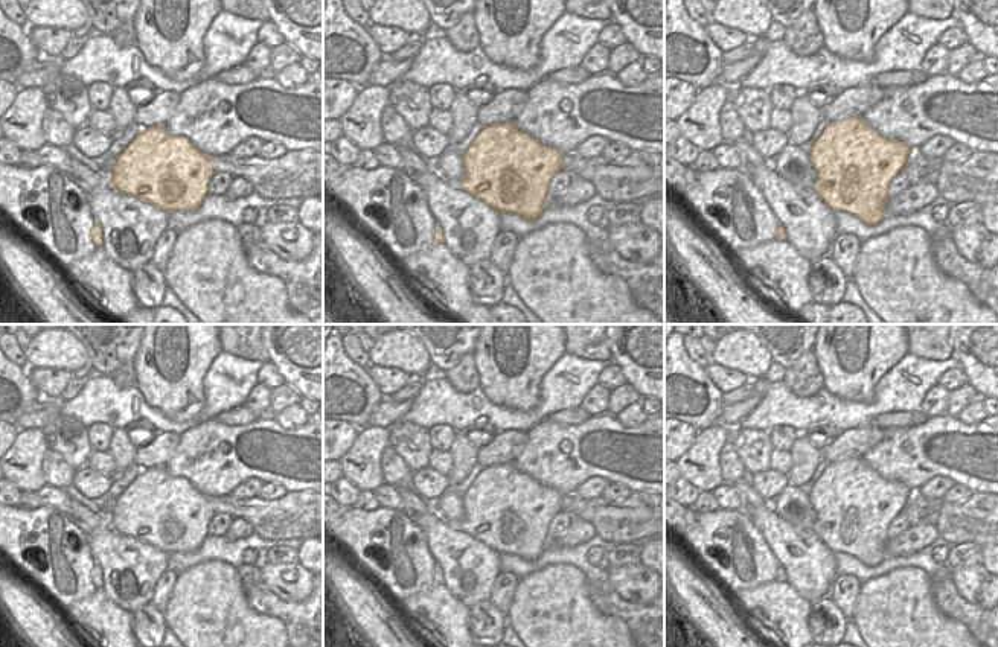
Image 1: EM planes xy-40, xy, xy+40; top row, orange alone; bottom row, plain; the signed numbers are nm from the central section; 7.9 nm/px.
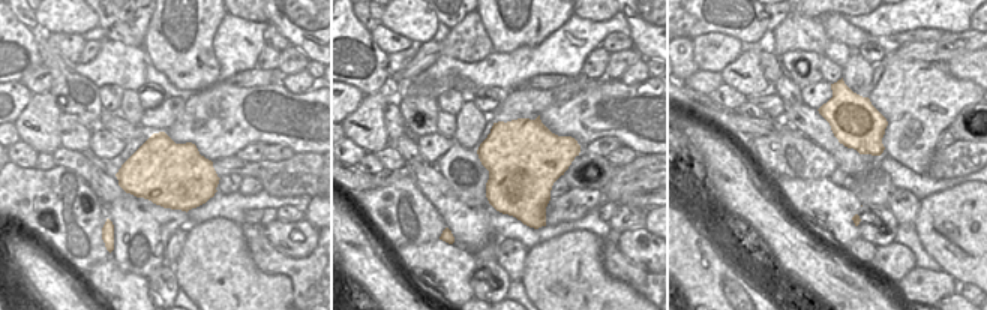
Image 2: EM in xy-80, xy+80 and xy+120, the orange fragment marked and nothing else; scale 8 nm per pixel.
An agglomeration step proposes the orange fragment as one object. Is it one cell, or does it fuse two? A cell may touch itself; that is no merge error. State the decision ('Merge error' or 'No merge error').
Merge error

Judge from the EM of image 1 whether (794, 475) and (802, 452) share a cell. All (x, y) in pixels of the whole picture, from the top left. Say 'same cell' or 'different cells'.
same cell

